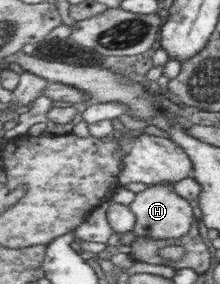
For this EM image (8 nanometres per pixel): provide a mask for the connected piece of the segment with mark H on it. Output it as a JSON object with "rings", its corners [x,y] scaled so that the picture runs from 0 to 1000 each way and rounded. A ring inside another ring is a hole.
{"rings":[[[773,641],[745,648],[682,648],[655,669],[623,676],[582,722],[614,764],[600,820],[618,838],[682,838],[686,845],[800,842],[836,835],[873,782],[873,732],[850,704],[818,697]]]}

